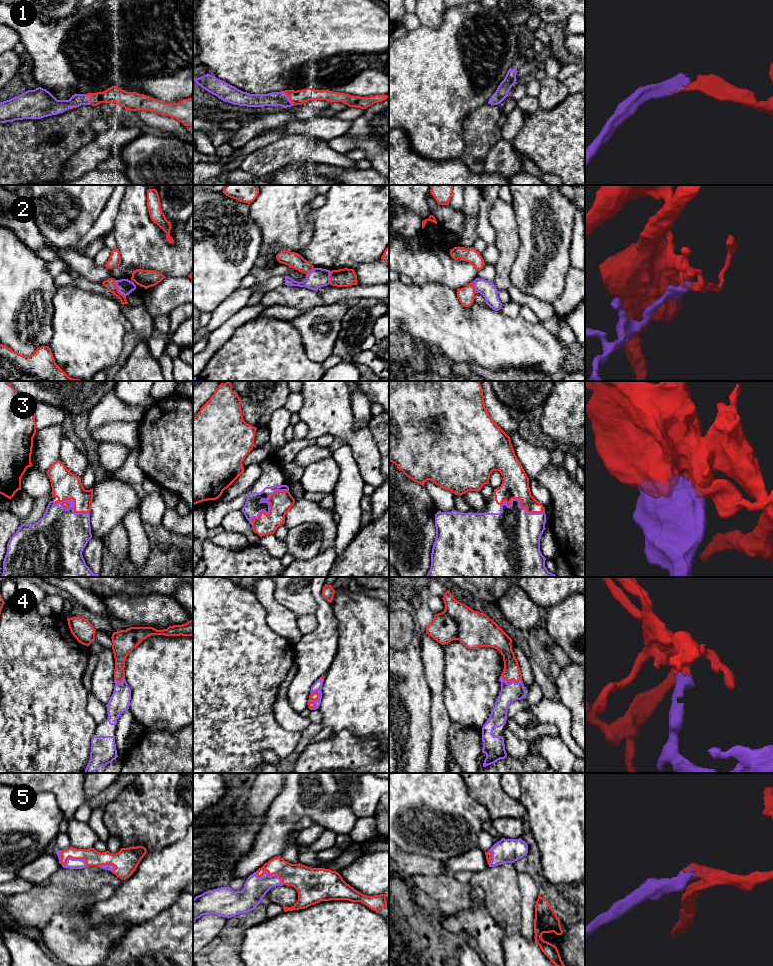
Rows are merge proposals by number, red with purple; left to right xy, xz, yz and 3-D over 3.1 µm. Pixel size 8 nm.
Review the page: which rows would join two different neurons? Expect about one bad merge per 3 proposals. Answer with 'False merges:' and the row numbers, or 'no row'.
False merges: 2

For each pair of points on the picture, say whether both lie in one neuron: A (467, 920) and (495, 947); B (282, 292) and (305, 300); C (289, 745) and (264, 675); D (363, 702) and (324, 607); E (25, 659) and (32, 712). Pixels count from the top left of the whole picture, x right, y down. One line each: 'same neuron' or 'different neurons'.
A: same neuron
B: same neuron
C: same neuron
D: different neurons
E: same neuron

